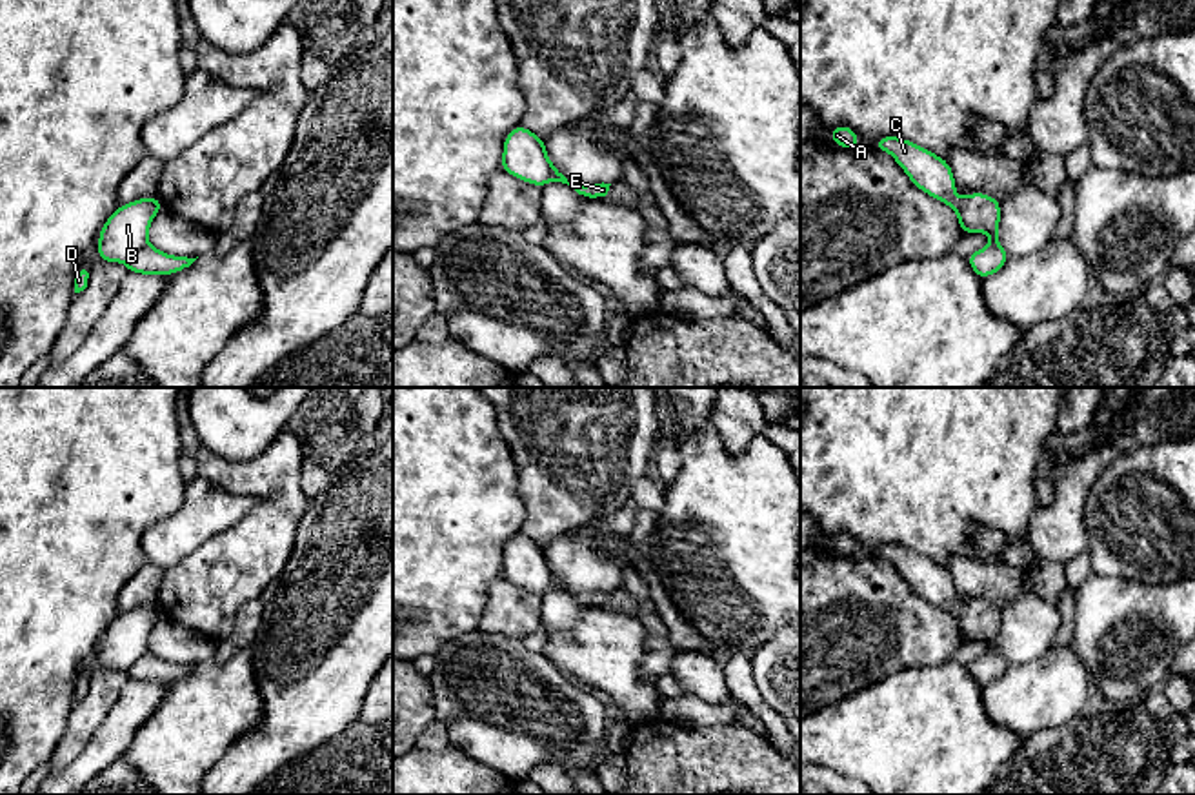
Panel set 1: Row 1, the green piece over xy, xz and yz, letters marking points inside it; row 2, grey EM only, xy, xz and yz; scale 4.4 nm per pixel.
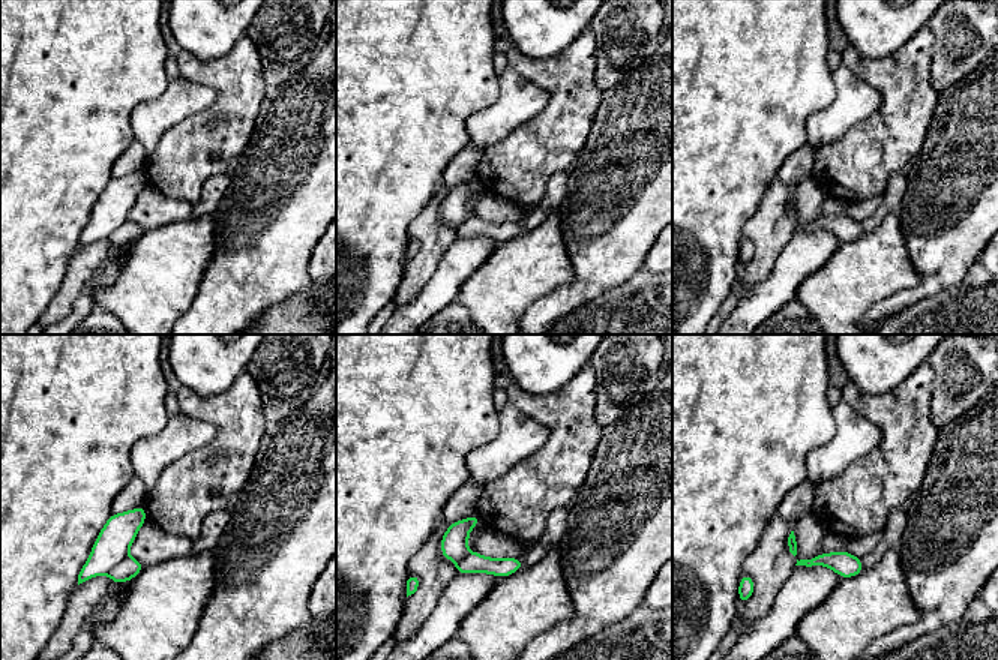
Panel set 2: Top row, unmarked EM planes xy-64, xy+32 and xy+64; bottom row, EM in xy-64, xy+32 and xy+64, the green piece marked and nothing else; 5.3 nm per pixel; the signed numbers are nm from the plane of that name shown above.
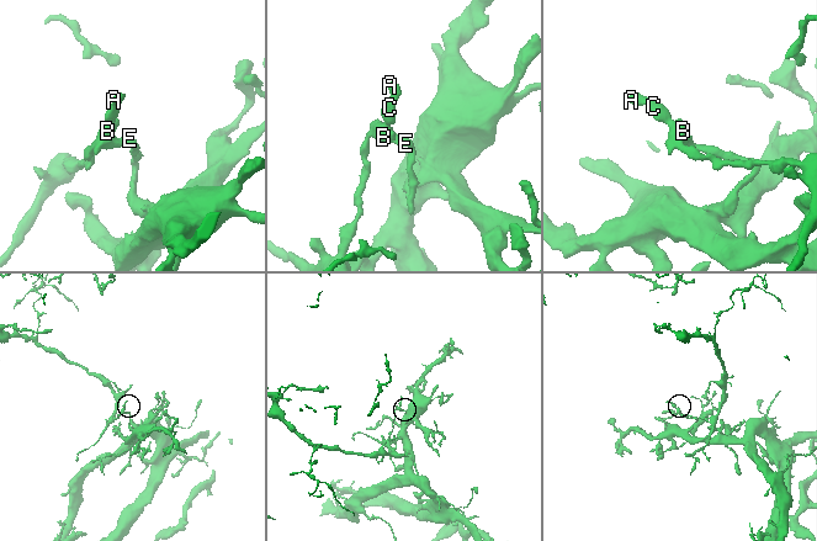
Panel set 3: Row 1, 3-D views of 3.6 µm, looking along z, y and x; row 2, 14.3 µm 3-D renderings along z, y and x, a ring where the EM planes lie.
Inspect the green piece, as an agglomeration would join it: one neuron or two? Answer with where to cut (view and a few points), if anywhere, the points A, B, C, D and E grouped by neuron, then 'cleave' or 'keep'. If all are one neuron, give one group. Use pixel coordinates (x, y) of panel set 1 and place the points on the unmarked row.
cut in xy along (146, 650), (124, 670); A B C D / E; cleave

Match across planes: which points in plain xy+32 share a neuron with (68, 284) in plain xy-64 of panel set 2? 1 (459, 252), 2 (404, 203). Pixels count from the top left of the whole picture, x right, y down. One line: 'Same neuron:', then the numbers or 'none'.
Same neuron: none

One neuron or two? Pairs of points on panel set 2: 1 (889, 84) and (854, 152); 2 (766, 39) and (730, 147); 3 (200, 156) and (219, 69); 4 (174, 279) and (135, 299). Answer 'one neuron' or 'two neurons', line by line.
1: one neuron
2: one neuron
3: one neuron
4: one neuron

